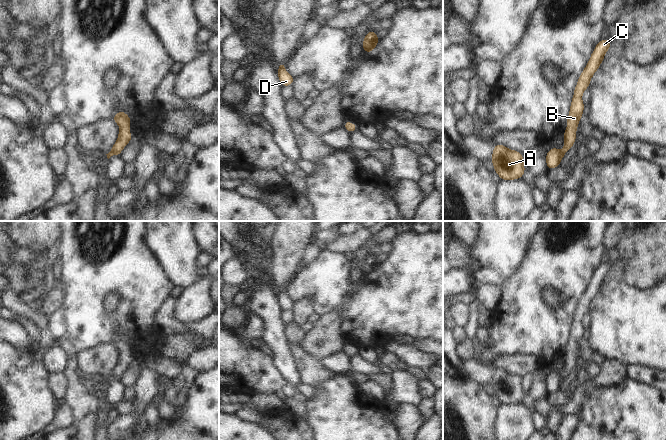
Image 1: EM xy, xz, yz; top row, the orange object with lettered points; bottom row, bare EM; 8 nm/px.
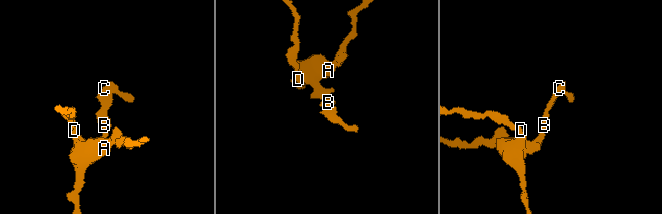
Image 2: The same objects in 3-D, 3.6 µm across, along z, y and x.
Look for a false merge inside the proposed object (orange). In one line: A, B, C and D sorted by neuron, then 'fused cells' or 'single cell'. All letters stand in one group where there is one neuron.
groups A B C D; single cell

